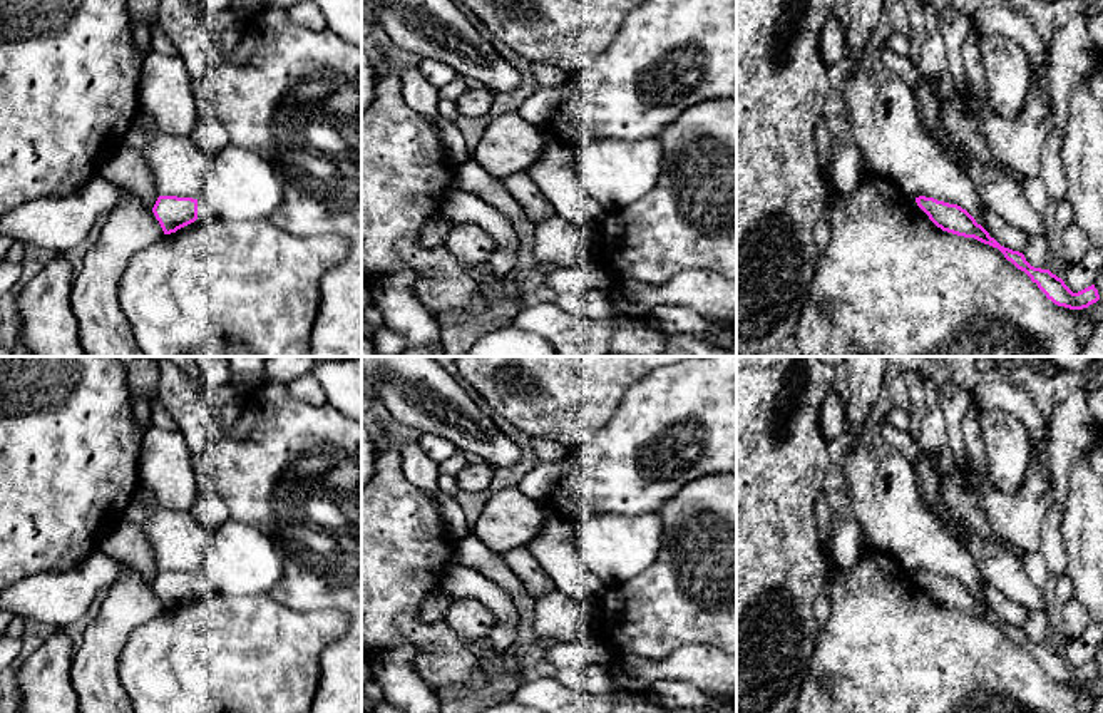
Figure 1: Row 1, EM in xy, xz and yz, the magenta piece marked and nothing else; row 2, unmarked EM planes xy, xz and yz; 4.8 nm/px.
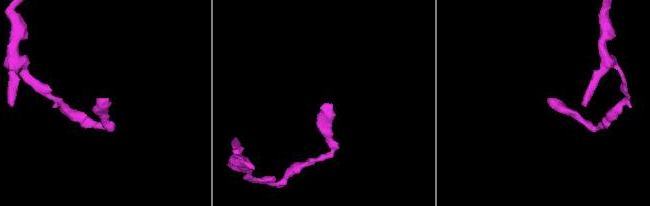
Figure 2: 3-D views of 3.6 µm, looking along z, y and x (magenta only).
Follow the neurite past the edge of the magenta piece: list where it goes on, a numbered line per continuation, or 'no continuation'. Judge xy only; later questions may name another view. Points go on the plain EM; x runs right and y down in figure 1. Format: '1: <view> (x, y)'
1: xy (240, 561)

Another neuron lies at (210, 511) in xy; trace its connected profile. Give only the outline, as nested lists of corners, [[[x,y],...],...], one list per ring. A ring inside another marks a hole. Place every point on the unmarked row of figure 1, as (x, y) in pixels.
[[[209,489],[196,494],[191,512],[209,536],[229,519],[226,504]]]

